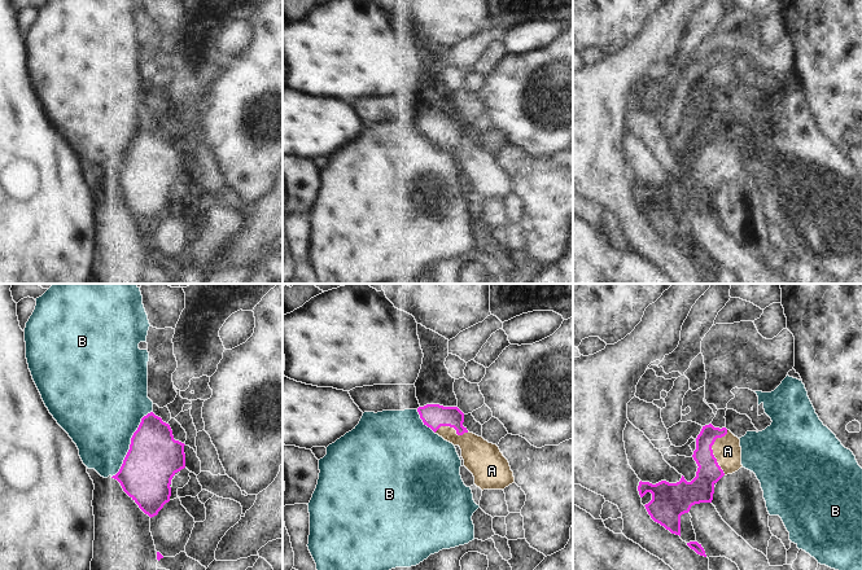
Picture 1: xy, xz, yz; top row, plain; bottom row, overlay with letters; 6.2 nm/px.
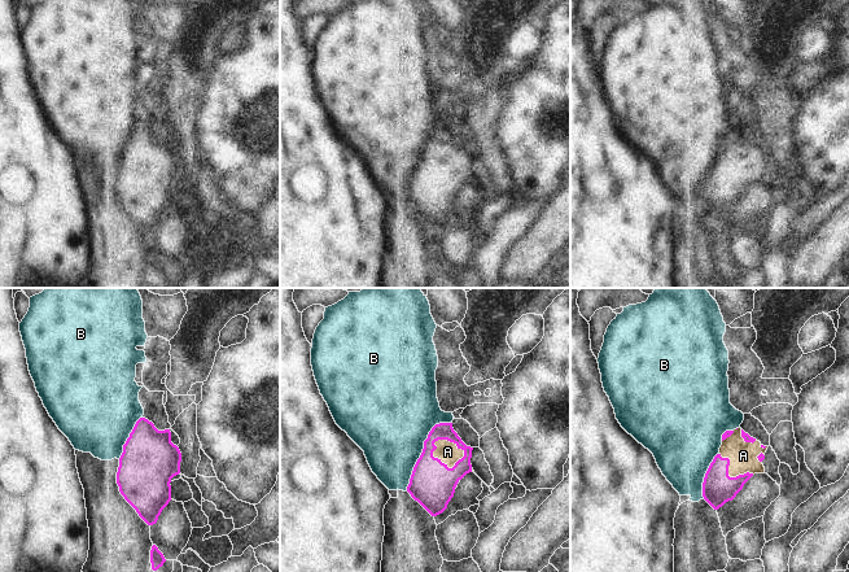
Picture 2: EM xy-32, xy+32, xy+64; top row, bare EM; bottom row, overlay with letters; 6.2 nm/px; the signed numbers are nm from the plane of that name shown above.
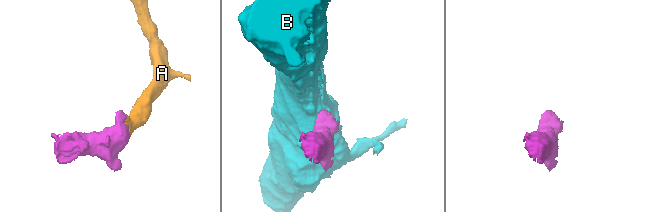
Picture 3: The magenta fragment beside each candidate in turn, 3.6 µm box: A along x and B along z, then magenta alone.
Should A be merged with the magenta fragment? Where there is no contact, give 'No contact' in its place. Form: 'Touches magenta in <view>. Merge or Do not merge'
Touches magenta in yz. Merge.

